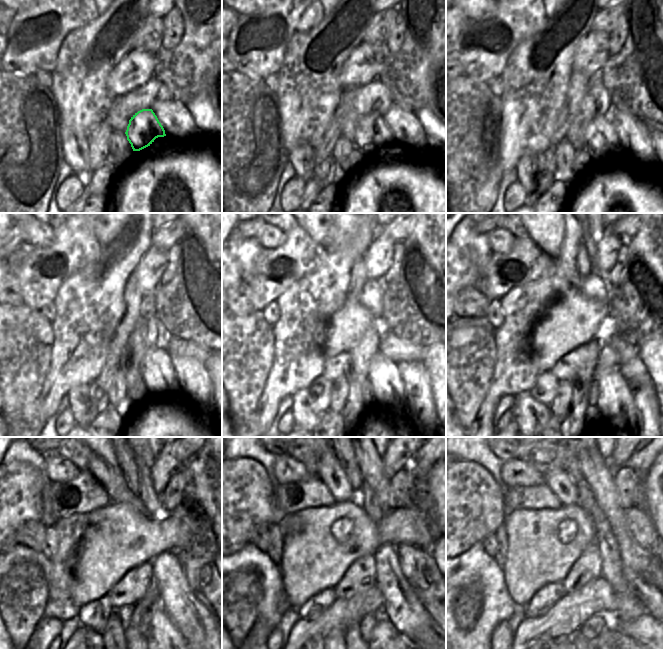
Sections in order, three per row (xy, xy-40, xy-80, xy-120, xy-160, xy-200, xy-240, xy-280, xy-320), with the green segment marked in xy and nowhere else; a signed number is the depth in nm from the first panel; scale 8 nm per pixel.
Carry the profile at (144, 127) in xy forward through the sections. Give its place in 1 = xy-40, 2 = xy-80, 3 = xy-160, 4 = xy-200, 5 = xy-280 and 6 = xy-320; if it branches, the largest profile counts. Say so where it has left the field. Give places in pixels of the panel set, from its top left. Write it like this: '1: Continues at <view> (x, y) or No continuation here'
1: Continues at xy-40 (371, 131)
2: Continues at xy-80 (601, 139)
3: Continues at xy-160 (388, 388)
4: Continues at xy-200 (615, 404)
5: Continues at xy-280 (386, 640)
6: Continues at xy-320 (618, 640)

